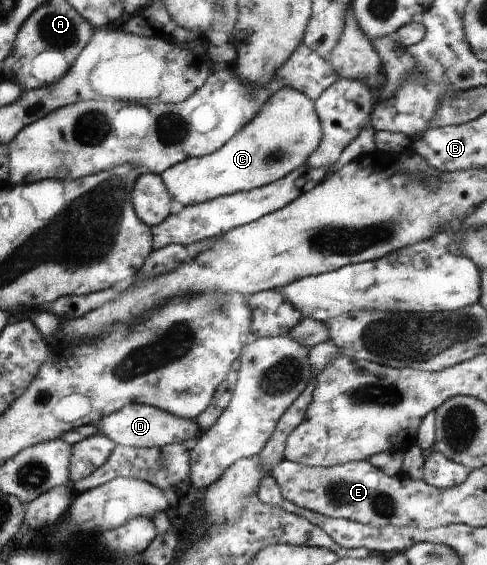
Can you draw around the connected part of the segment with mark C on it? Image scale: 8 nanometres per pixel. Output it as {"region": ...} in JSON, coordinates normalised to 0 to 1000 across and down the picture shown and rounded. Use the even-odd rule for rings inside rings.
{"region":[[[595,152],[565,154],[550,181],[534,191],[532,202],[509,221],[501,221],[456,264],[415,280],[384,280],[329,308],[353,354],[370,358],[378,366],[435,356],[439,350],[556,326],[600,306],[600,301],[628,292],[632,280],[639,280],[663,250],[663,218],[657,216],[653,196],[645,195],[645,182],[630,168]]]}

